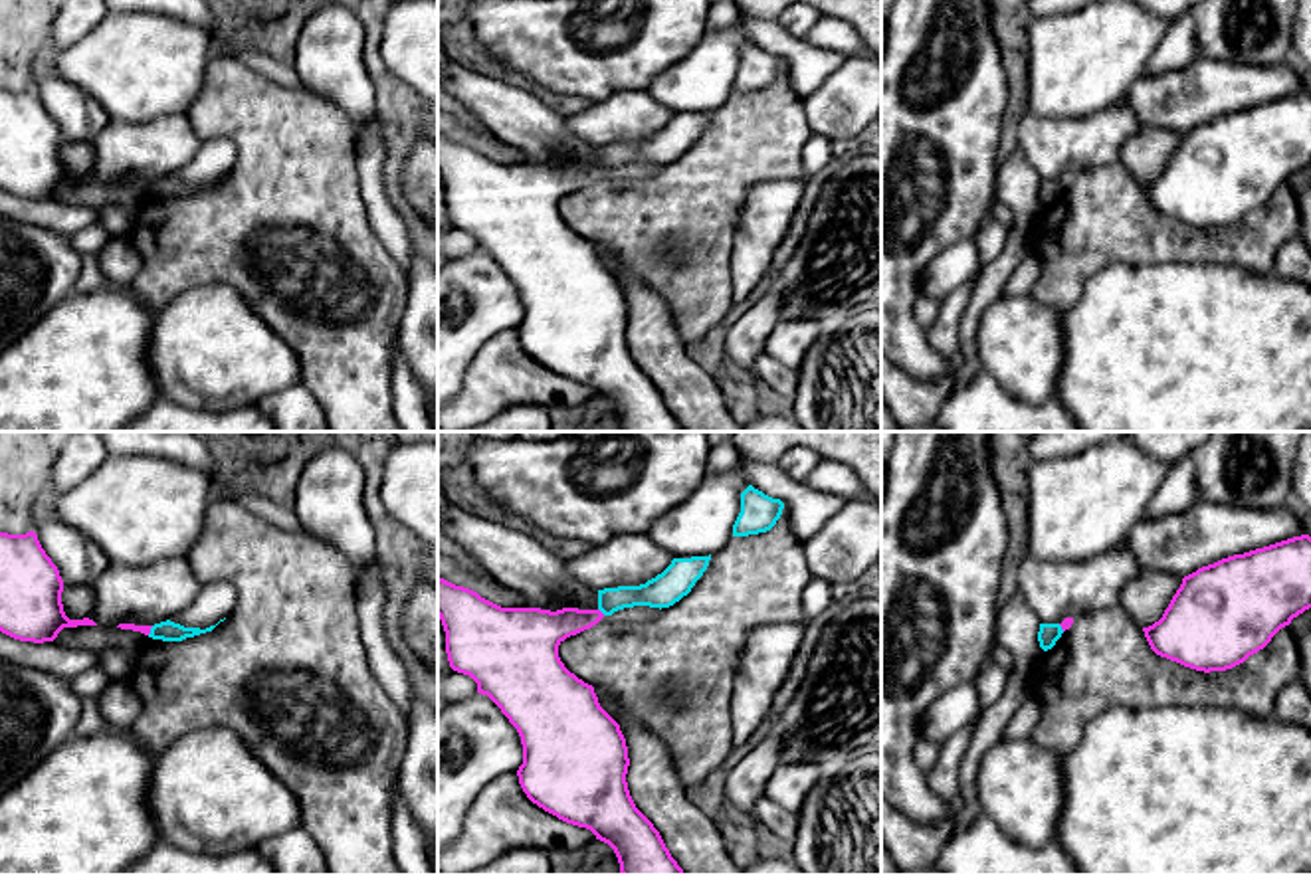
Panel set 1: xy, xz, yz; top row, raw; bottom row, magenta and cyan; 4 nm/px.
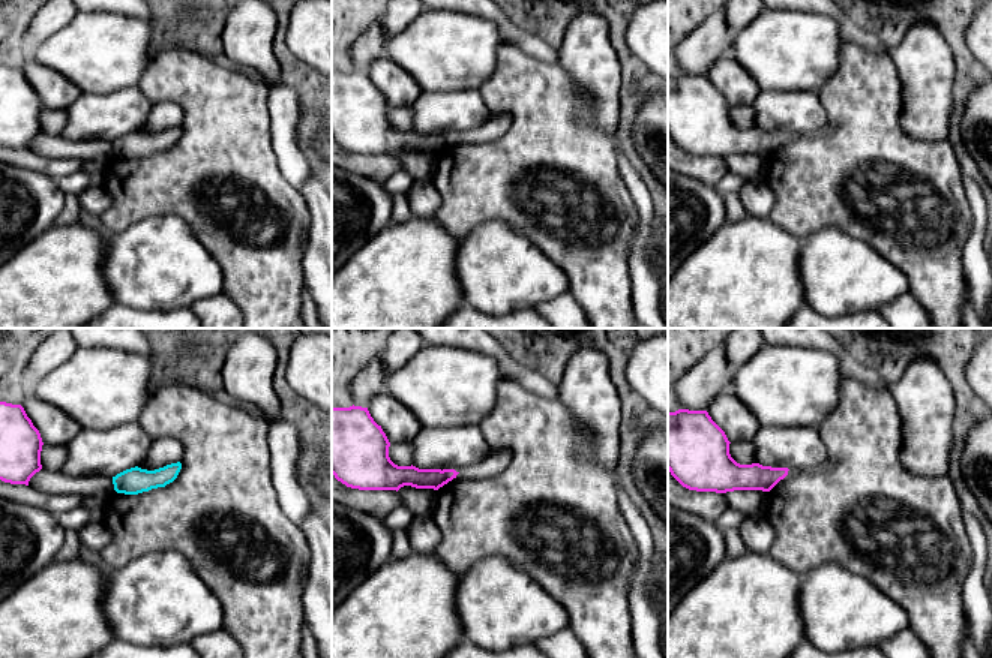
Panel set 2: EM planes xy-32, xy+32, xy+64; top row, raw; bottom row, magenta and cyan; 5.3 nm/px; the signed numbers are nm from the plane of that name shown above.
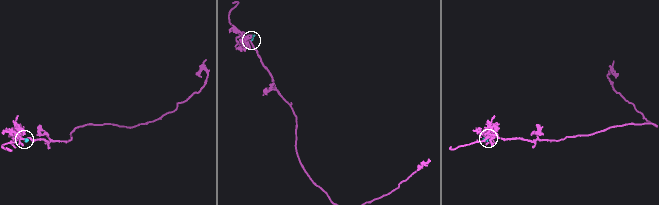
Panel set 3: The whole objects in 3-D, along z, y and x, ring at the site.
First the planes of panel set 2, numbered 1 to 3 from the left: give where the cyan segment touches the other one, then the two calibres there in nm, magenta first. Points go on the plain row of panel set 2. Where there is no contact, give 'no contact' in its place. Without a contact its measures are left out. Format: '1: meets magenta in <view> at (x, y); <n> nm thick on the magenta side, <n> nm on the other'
1: no contact
2: no contact
3: no contact

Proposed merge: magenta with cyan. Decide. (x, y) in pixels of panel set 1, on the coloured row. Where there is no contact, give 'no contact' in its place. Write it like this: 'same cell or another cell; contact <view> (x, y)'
another cell; contact xz (601, 612)

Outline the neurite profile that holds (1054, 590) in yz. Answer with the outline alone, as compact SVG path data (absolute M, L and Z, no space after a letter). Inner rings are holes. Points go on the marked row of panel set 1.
M1119 544L1081 562L1044 562L1026 556L1016 570L1018 590L1040 624L1061 624L1087 612L1121 606L1121 590L1145 570Z

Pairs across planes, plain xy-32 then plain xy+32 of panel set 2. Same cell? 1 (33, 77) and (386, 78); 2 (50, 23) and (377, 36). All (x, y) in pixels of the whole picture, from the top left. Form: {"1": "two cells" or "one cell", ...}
{"1": "one cell", "2": "two cells"}

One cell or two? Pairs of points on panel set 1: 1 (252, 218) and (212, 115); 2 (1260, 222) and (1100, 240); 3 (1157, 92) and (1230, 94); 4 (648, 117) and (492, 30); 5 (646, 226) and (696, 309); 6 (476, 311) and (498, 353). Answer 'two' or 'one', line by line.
1: one
2: one
3: one
4: two
5: one
6: two

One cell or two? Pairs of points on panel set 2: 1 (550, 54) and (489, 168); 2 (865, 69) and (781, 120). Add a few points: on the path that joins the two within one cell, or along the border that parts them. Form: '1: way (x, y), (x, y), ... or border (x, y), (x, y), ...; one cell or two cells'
1: border (515, 44), (529, 54), (557, 65); two cells
2: border (815, 92), (829, 122); two cells

